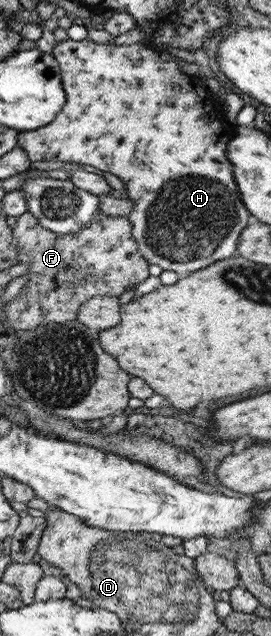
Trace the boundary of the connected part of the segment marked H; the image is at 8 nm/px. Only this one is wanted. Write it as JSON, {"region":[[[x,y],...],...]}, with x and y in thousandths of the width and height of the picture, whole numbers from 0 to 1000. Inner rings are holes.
{"region":[[[321,61],[306,64],[214,66],[192,74],[185,83],[214,102],[221,112],[221,129],[240,146],[236,162],[221,175],[170,197],[114,206],[66,208],[59,215],[59,233],[81,234],[107,253],[236,253],[236,256],[295,256],[295,259],[332,259],[347,266],[365,266],[406,275],[424,275],[450,285],[469,299],[461,310],[494,318],[487,332],[465,340],[483,351],[483,371],[506,385],[524,407],[554,417],[583,417],[598,425],[642,426],[657,432],[672,429],[708,429],[727,423],[745,423],[768,415],[804,409],[845,406],[871,399],[878,368],[915,347],[919,335],[893,319],[878,296],[856,278],[856,261],[830,245],[841,222],[882,204],[867,195],[838,197],[823,190],[823,173],[793,159],[790,149],[775,146],[753,127],[738,123],[672,116],[649,101],[642,86],[624,85],[613,77],[565,77],[539,74],[520,66],[502,71],[424,71],[421,68],[343,68]]]}

